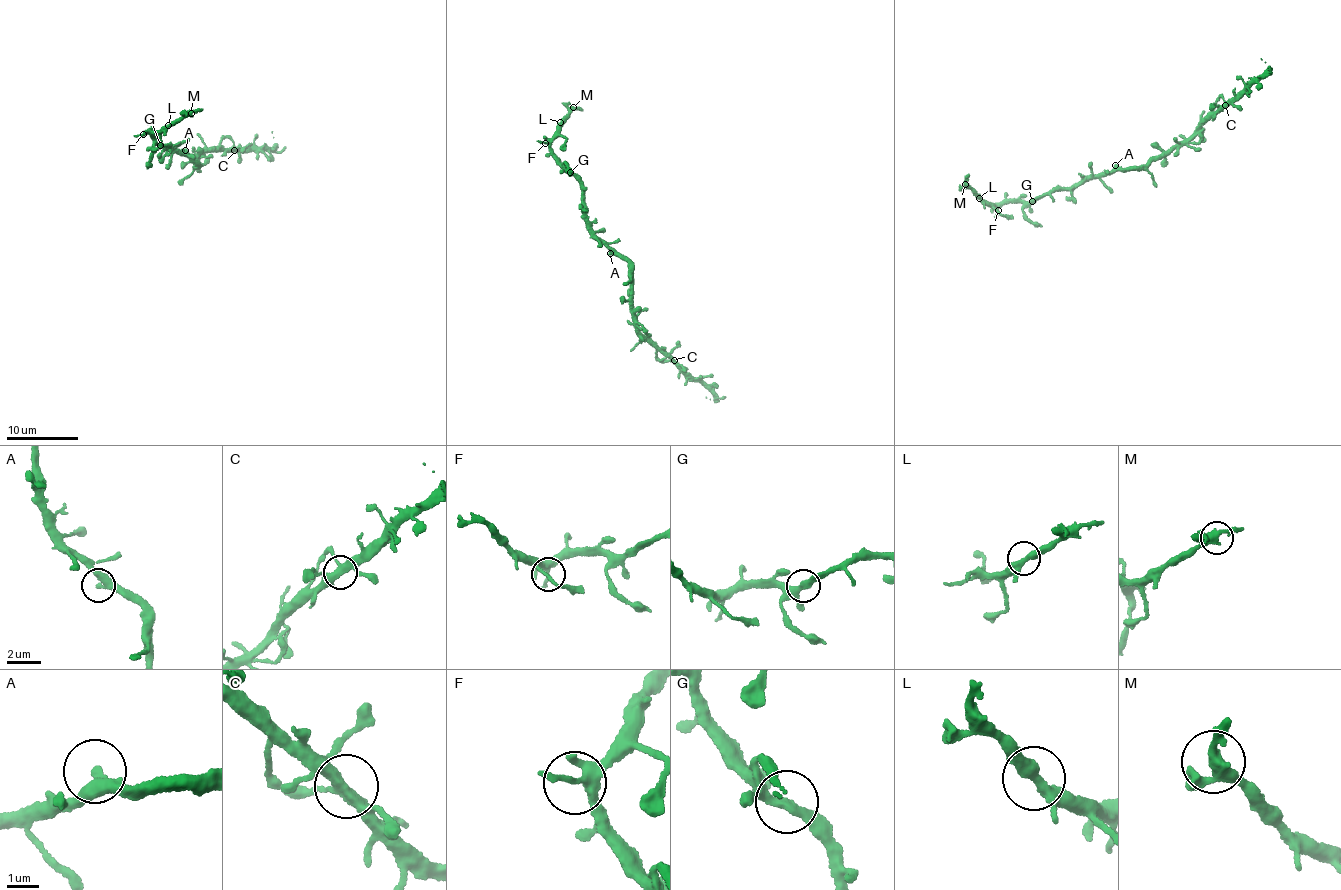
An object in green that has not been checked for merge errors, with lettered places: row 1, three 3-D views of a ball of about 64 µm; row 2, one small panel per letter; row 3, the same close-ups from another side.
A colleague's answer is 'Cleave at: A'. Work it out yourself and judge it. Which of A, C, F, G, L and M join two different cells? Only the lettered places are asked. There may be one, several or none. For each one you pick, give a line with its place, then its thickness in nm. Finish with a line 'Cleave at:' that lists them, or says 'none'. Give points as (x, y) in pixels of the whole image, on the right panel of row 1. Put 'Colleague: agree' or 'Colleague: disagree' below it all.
Cleave at: none
Colleague: disagree

